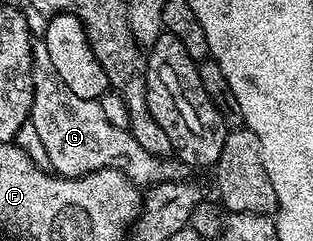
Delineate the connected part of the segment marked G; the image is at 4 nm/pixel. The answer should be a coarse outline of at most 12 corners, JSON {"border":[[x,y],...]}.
{"border":[[31,48],[29,122],[56,175],[117,169],[136,185],[179,181],[186,163],[145,153],[101,105]]}

